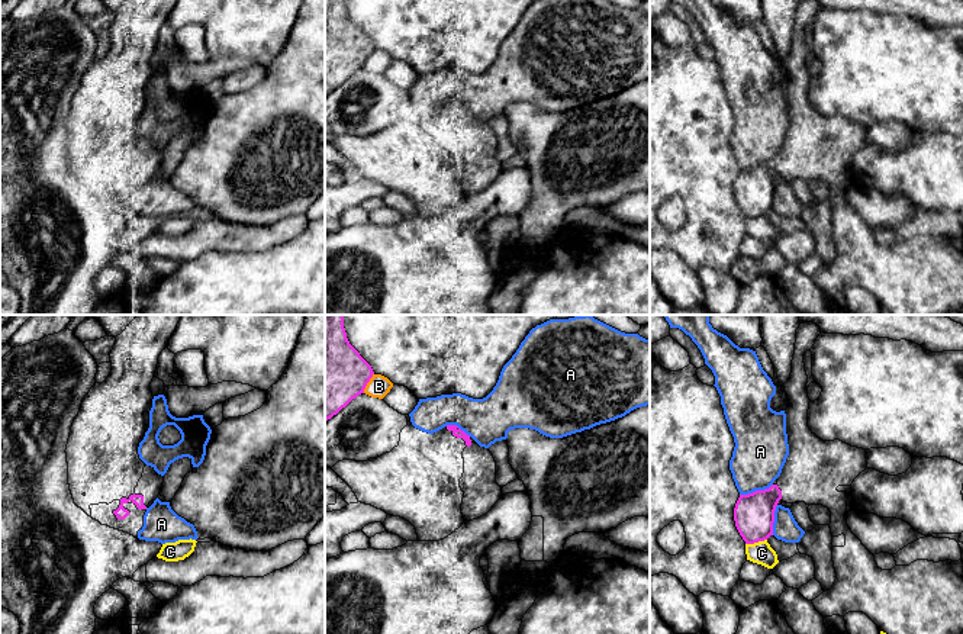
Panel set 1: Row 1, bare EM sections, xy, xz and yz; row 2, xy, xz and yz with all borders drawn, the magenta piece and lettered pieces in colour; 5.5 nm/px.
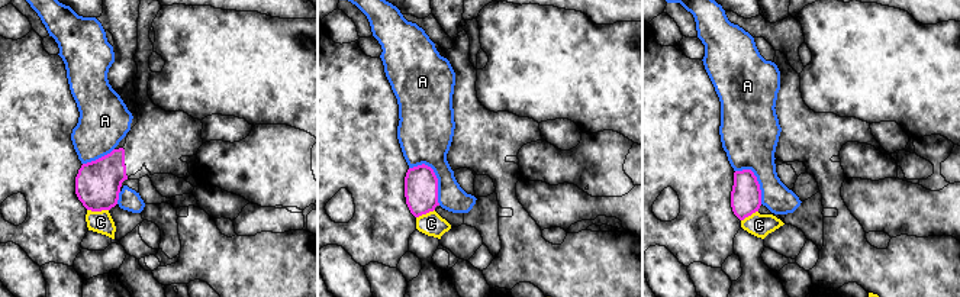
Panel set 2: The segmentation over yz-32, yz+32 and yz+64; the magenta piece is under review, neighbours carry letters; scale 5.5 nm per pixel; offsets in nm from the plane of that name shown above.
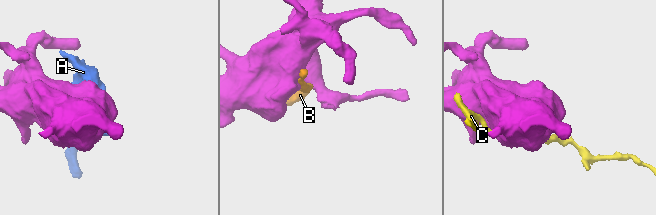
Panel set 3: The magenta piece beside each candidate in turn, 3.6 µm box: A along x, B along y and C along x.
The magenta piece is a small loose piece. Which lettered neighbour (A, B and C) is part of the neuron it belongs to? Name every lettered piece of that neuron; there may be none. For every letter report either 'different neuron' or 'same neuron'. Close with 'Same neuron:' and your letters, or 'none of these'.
A: different neuron
B: different neuron
C: different neuron
Same neuron: none of these

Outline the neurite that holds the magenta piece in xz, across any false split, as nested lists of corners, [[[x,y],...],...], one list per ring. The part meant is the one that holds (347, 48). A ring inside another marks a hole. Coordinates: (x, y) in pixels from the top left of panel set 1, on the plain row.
[[[325,0],[325,99],[364,68],[373,49],[350,19],[344,0]]]

